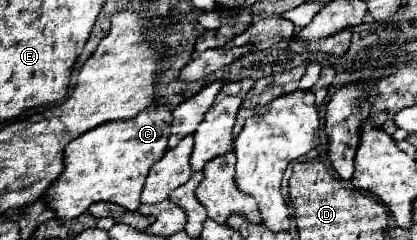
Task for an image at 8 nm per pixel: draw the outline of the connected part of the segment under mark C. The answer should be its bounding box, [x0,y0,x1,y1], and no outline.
[48,106,172,220]

